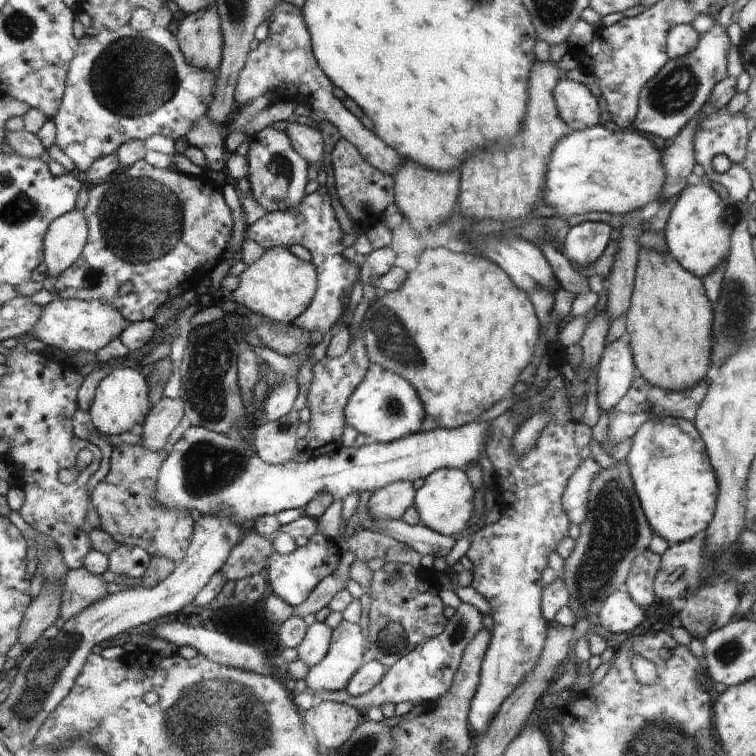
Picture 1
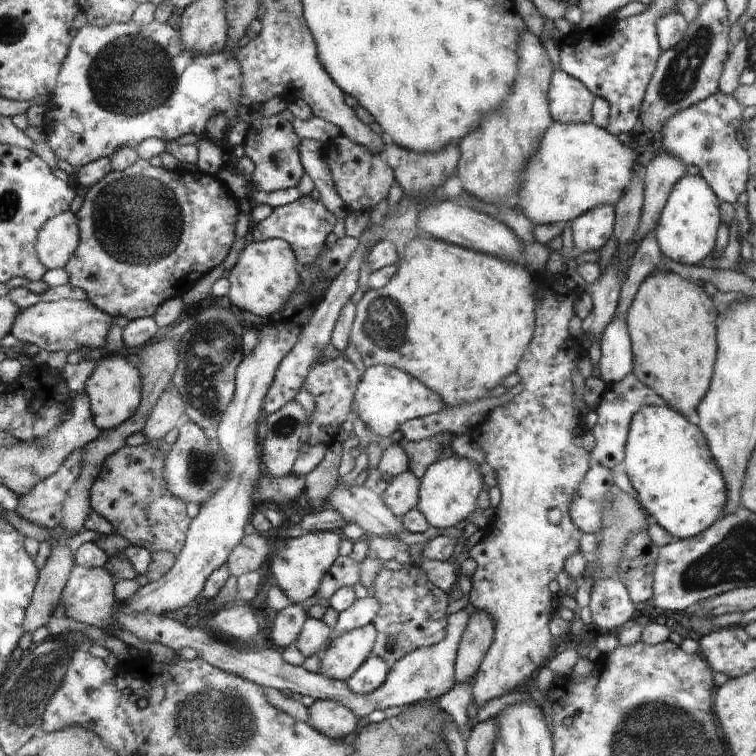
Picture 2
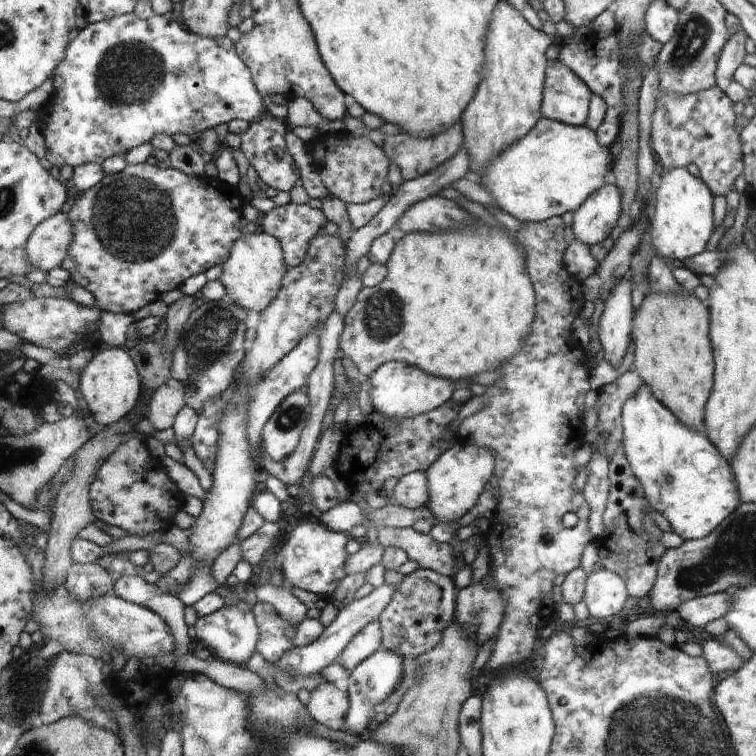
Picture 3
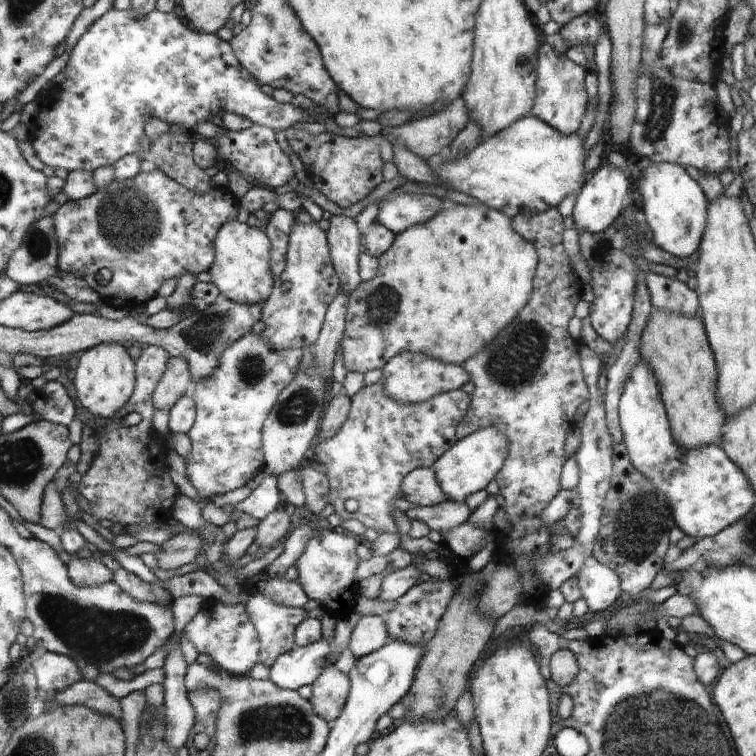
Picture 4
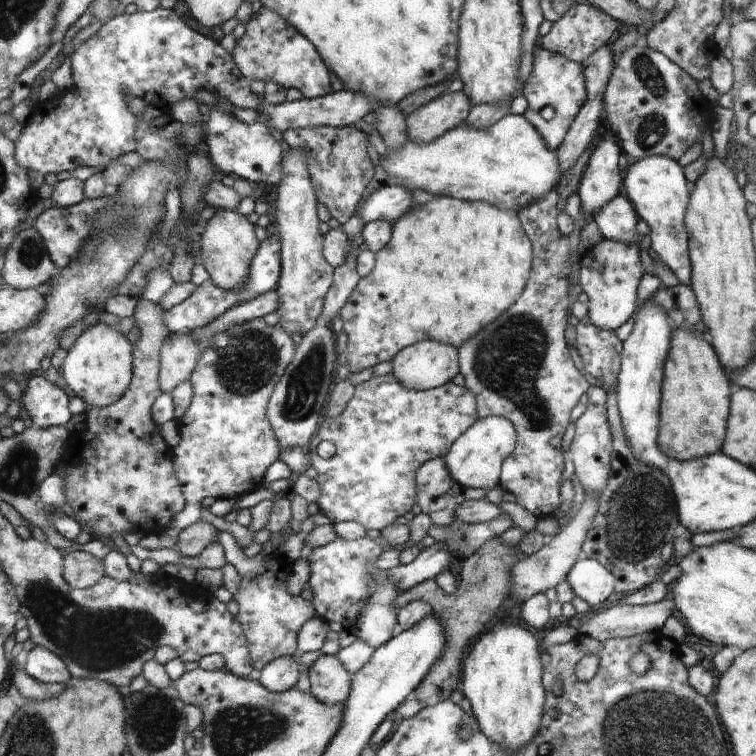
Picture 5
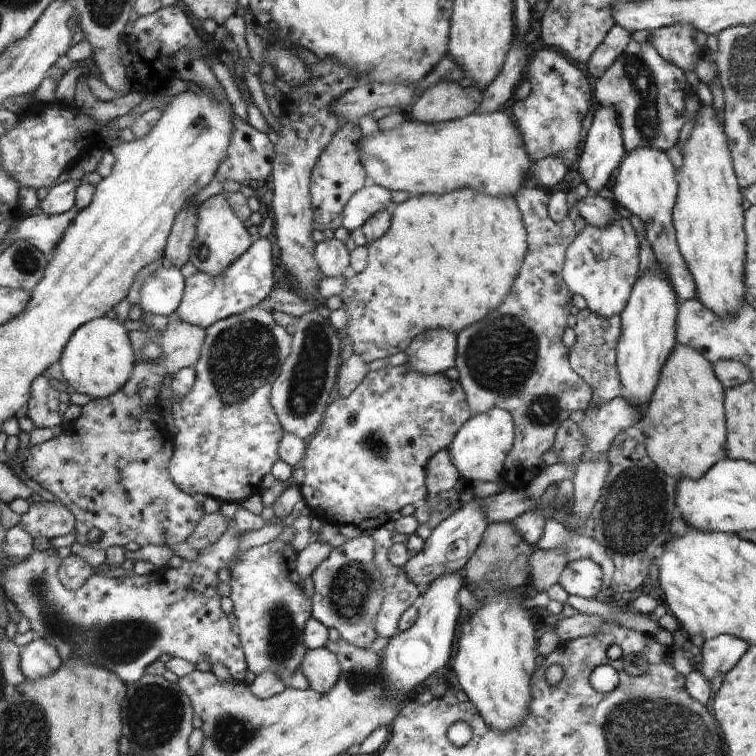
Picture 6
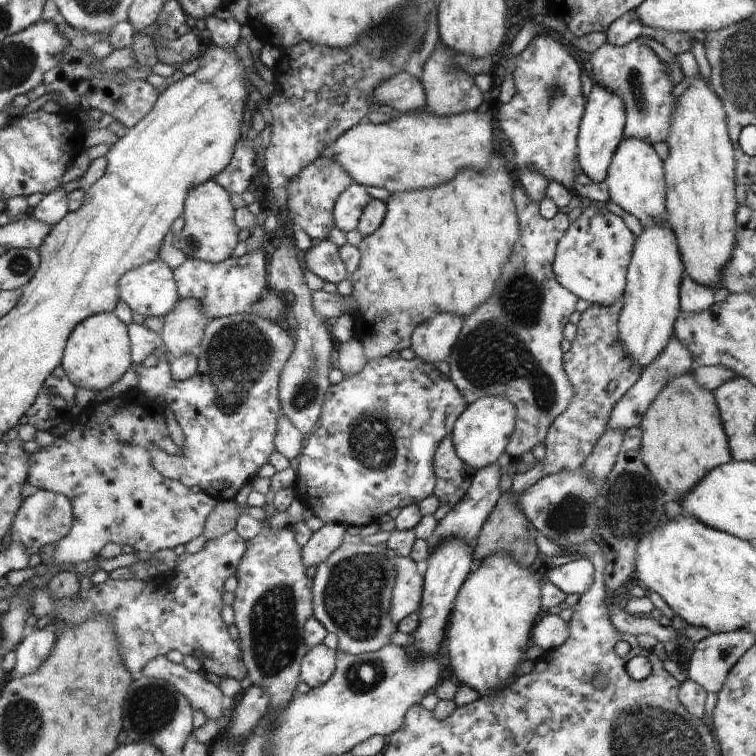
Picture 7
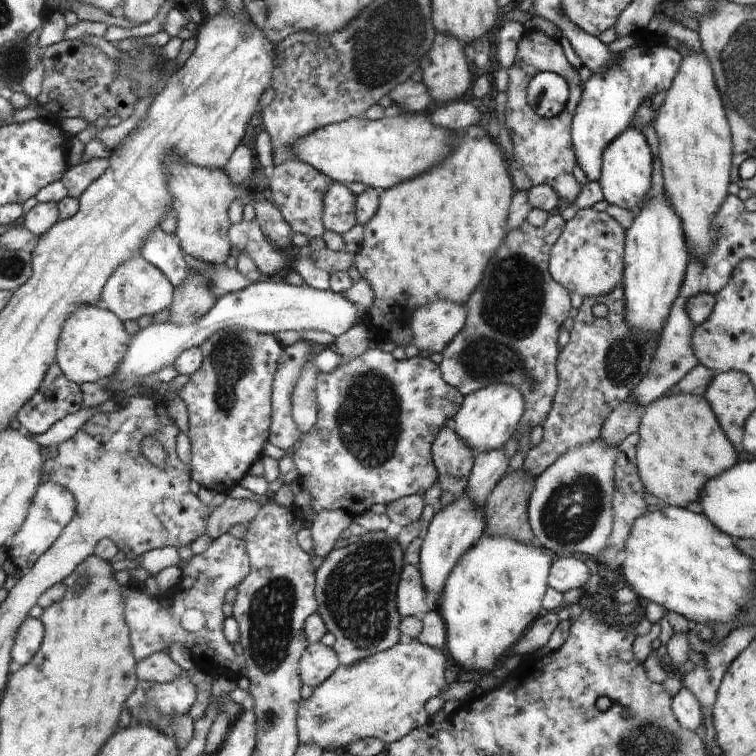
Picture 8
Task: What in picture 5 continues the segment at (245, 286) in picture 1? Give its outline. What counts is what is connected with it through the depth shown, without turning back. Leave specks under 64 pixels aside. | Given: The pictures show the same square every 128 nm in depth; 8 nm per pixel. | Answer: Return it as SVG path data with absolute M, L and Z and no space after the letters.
M216 209L216 214L208 220L198 250L197 262L204 265L210 275L210 282L224 290L242 290L244 280L248 280L248 268L258 252L258 240L254 236L254 226L246 220L246 215L224 209Z

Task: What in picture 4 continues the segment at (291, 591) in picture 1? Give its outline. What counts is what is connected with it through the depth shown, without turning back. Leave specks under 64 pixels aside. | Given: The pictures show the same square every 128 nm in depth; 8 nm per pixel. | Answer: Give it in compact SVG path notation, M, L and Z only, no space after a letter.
M315 523L319 534L313 537L304 548L300 559L296 562L298 566L298 582L300 582L304 593L308 599L317 600L322 604L325 612L333 618L349 618L357 607L357 594L359 586L357 572L360 559L356 549L358 542L352 535L329 527L324 523Z

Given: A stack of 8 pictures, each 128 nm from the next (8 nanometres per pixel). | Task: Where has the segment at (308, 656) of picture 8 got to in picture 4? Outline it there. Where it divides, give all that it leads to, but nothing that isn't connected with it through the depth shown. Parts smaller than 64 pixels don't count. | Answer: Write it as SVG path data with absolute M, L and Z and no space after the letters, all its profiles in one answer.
M327 663L312 684L309 700L315 712L332 724L342 715L350 689L349 676L340 672L333 663Z

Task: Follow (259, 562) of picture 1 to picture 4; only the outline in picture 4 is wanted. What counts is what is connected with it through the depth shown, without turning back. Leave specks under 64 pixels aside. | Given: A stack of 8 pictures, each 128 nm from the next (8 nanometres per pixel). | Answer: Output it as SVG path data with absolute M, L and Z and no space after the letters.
M276 508L257 525L256 539L260 548L271 550L282 542L289 533L290 516L282 508Z

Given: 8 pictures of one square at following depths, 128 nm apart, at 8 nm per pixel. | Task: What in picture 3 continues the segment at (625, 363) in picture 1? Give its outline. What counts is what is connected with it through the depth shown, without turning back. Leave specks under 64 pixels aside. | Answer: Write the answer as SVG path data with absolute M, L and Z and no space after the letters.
M625 278L620 280L614 288L612 288L612 296L606 298L604 302L604 310L600 316L600 324L598 324L598 336L603 350L603 360L608 361L609 366L618 369L627 354L631 333L634 331L634 318L636 304L631 299L634 286Z

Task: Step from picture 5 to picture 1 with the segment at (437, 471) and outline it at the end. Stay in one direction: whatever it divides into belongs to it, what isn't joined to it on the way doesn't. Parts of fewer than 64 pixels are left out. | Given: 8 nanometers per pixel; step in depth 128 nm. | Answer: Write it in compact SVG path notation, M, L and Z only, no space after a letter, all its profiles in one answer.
M395 482L374 491L367 503L369 521L400 520L414 504L416 490L413 482Z

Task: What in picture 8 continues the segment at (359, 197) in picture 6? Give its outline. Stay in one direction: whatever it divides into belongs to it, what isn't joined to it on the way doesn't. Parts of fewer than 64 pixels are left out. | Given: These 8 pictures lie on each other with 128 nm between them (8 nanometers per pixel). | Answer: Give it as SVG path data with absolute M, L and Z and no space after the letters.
M334 181L323 197L323 226L336 234L346 234L358 223L355 195L344 184Z

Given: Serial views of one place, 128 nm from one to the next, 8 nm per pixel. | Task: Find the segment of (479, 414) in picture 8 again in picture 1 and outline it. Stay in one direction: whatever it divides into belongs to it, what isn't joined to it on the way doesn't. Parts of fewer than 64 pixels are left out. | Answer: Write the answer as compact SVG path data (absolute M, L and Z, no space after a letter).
M440 468L439 471L432 472L422 487L418 488L413 505L420 515L422 525L453 538L468 526L468 520L472 516L472 500L475 500L474 490L464 471Z

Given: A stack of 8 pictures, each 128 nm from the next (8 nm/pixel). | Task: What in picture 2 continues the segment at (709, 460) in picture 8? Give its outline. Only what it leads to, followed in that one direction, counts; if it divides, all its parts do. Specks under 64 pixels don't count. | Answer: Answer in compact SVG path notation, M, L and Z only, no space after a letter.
M655 269L638 288L628 309L626 324L634 349L636 378L659 394L670 407L689 417L702 403L714 378L715 360L718 358L716 328L719 314L706 290L688 278L682 278L671 271Z

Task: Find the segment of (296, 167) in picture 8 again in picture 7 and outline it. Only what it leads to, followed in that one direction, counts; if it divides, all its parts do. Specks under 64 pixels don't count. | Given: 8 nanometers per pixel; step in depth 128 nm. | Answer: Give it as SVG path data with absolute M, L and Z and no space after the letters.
M321 156L314 163L308 164L302 172L298 172L292 178L292 184L288 184L288 208L289 224L296 230L304 230L312 240L324 241L330 230L336 228L335 204L347 188L354 183L352 176L332 158Z

